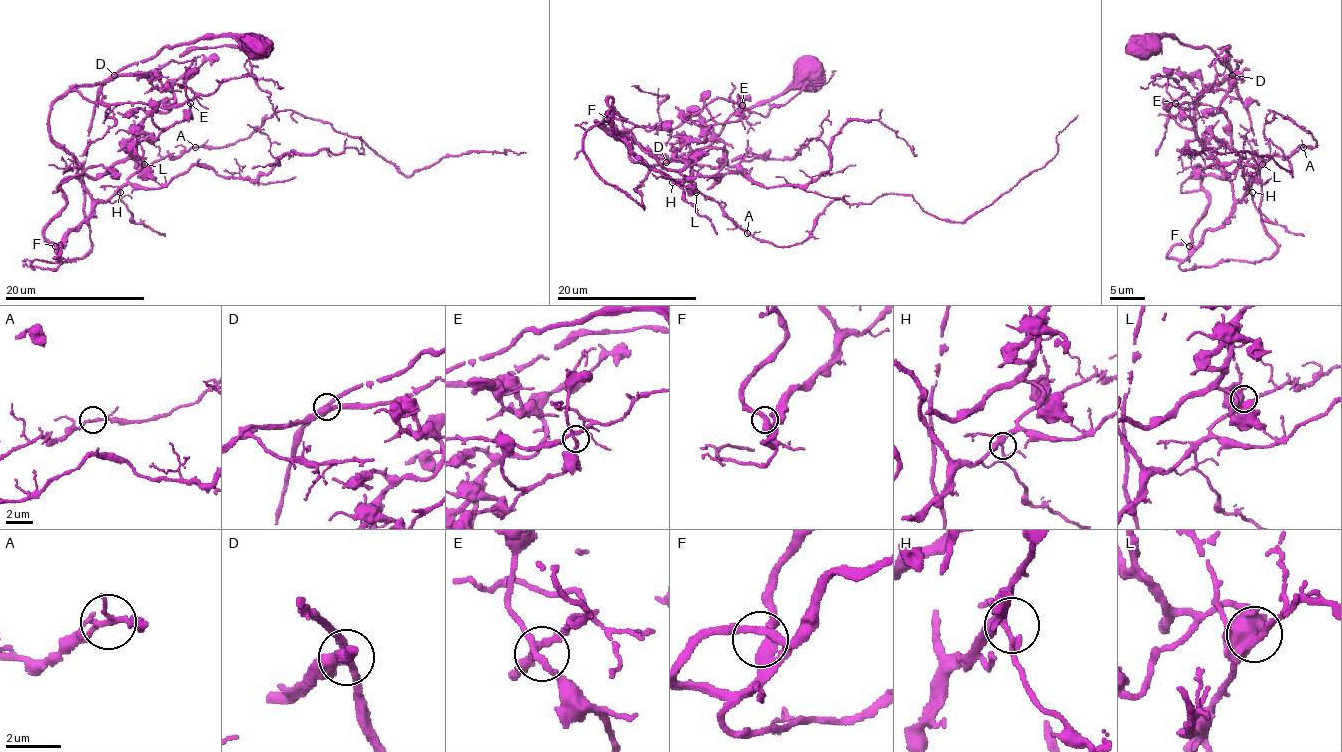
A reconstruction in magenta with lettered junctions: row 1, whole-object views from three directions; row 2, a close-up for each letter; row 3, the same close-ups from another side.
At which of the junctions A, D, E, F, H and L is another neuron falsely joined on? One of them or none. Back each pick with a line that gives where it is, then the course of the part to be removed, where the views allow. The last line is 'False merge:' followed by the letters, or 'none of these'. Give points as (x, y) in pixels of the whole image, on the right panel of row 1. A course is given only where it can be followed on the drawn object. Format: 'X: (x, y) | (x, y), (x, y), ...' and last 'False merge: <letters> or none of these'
False merge: none of these

